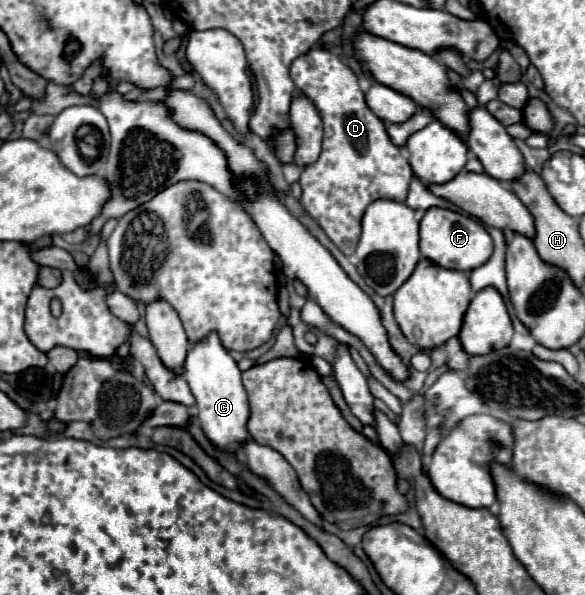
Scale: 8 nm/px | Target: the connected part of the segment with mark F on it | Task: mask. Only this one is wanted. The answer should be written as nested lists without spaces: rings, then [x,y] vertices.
[[[441,207],[427,209],[421,219],[419,237],[421,237],[419,239],[421,255],[425,259],[431,259],[435,265],[445,267],[445,269],[471,271],[477,265],[483,265],[493,253],[493,239],[489,237],[485,227],[477,219],[473,219],[471,215],[451,211],[451,209],[441,209]]]

